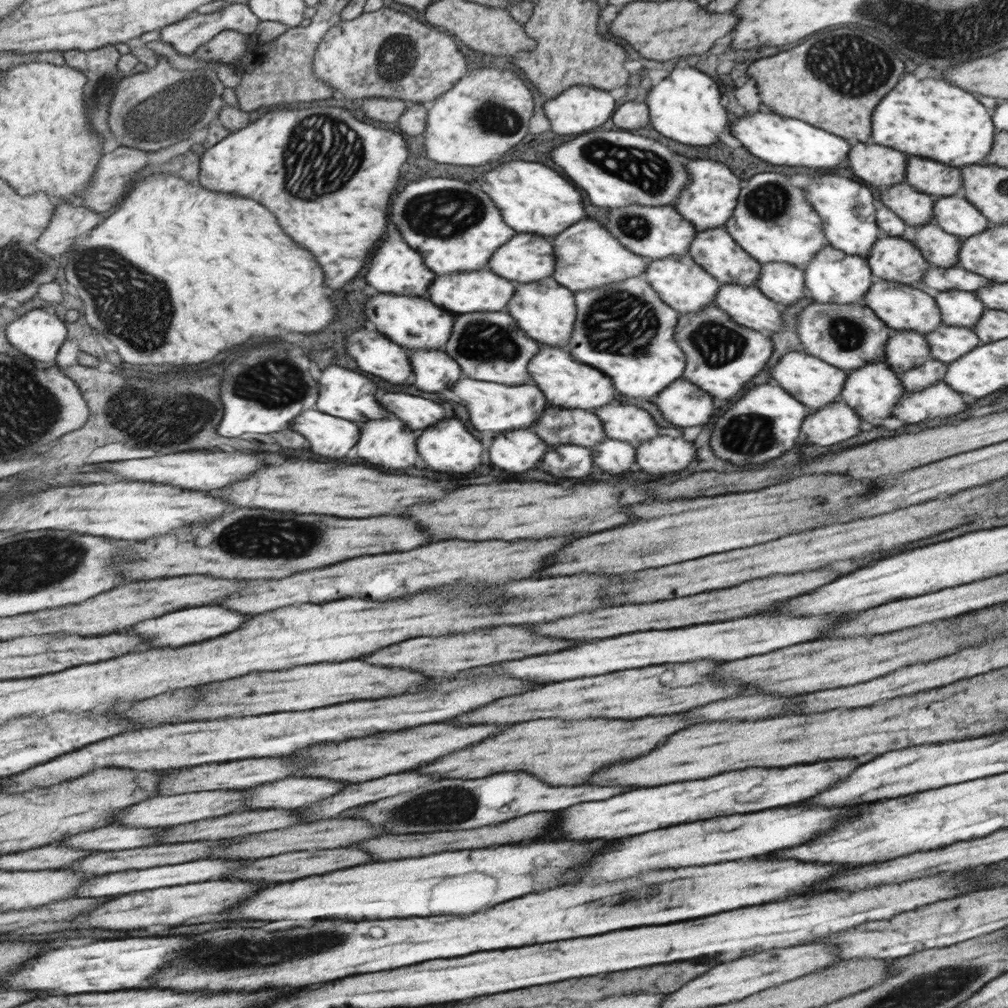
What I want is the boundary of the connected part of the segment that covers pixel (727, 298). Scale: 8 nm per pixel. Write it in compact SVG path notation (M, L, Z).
M722 284L721 290L716 297L715 304L726 311L734 322L741 323L742 326L750 327L752 330L758 330L758 332L765 334L766 338L771 338L772 334L779 332L783 328L778 304L756 285Z

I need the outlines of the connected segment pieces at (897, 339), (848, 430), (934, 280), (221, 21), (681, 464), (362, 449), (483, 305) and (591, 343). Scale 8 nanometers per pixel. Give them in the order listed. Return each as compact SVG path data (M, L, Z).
M896 330L887 343L884 361L900 375L909 368L922 366L932 358L930 354L925 335L911 330Z
M837 399L816 412L810 411L803 422L806 441L818 446L832 446L860 434L861 418L844 400Z
M931 266L925 272L921 282L930 286L930 288L936 288L939 292L965 290L975 294L977 290L988 286L990 283L984 276L960 266L950 268Z
M233 4L232 7L224 8L224 10L209 15L195 14L194 16L186 18L186 20L165 27L161 30L161 41L174 46L180 54L194 57L194 54L196 54L196 51L200 49L202 45L212 42L214 38L220 36L220 33L225 30L239 30L244 34L252 36L253 32L256 32L256 28L260 26L260 21L262 21L261 18L252 11L249 4Z
M658 436L654 440L648 440L648 442L642 442L638 446L638 466L648 472L648 474L668 474L668 472L680 472L684 468L688 468L688 464L692 462L694 454L692 454L692 444L686 442L684 438L670 438L670 436Z
M386 418L386 420L374 420L362 424L362 446L358 446L358 458L364 458L372 464L384 464L382 468L392 470L406 470L412 464L416 464L418 452L416 452L416 438L420 434L412 432L402 420L398 418Z
M488 268L478 270L474 274L450 274L450 276L436 276L436 282L431 282L434 290L429 290L427 298L444 310L454 315L470 312L501 312L506 310L508 301L514 296L515 284L512 281L494 274Z
M643 274L619 280L614 286L578 294L577 313L578 334L574 334L570 354L582 358L582 362L590 362L590 366L598 366L604 374L610 374L618 392L632 398L654 398L682 376L686 356L674 342L674 326L680 313L656 294Z

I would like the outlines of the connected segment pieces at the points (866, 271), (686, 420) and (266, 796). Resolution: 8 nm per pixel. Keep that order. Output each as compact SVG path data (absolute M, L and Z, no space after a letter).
M830 244L826 245L804 269L806 269L806 282L815 302L854 304L854 302L860 302L862 298L865 298L873 286L871 268L868 268L868 264L866 264L866 257L857 254L854 256L844 254Z
M684 378L682 382L678 382L678 386L670 386L670 390L666 390L666 394L662 394L656 404L668 422L684 428L704 426L716 414L710 394Z
M286 778L260 788L250 788L248 804L252 808L304 808L308 804L330 798L346 788L344 782L332 782L326 778Z

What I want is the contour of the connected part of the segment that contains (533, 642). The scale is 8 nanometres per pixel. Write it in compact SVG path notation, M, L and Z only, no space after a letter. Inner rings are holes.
M498 626L498 628L478 628L472 632L458 632L458 634L446 634L446 636L426 636L426 638L410 638L406 642L398 642L394 646L386 646L374 654L362 656L366 662L374 662L374 666L398 666L398 668L410 668L420 670L426 676L456 676L460 670L474 668L474 666L486 666L494 662L508 662L508 660L520 660L526 656L536 654L548 654L554 650L566 650L576 646L574 640L552 640L544 636L536 636L526 628L516 626Z

